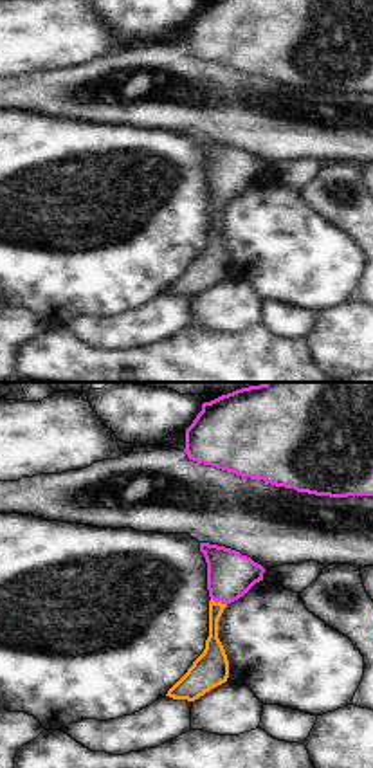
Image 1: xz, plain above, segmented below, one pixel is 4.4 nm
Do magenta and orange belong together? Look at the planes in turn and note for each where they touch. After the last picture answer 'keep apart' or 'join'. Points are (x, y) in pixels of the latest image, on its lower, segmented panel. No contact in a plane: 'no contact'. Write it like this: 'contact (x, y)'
contact (218, 601)

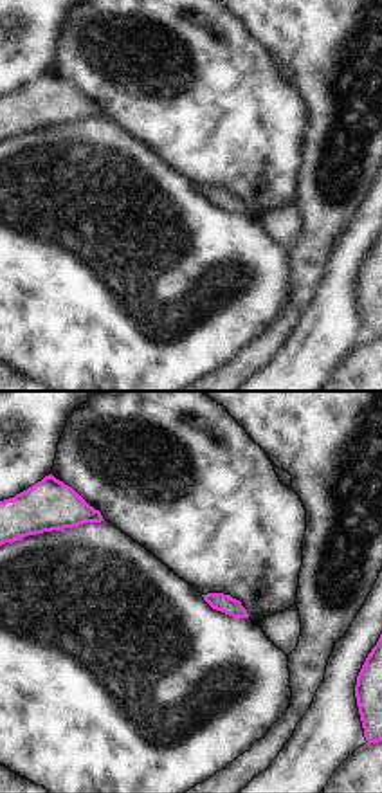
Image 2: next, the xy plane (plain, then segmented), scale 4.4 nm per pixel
no contact

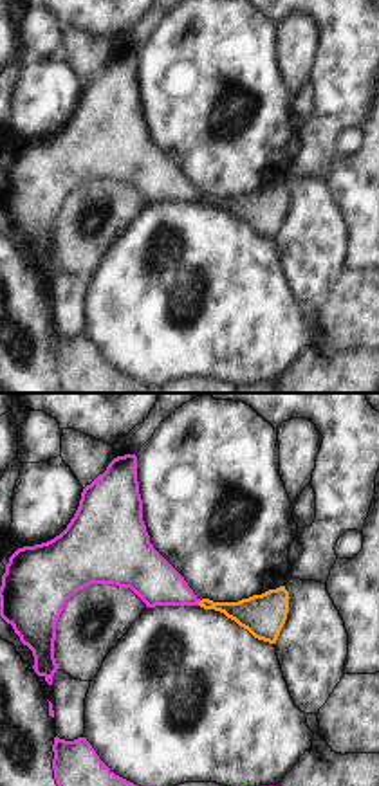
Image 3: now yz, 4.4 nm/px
contact (199, 601)

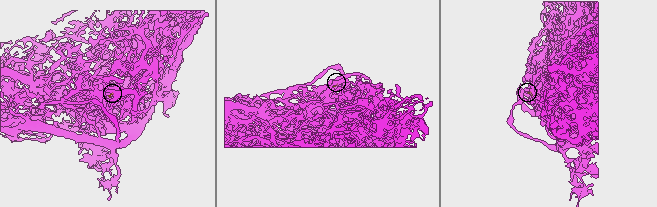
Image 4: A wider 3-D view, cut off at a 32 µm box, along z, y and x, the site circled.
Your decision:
join

